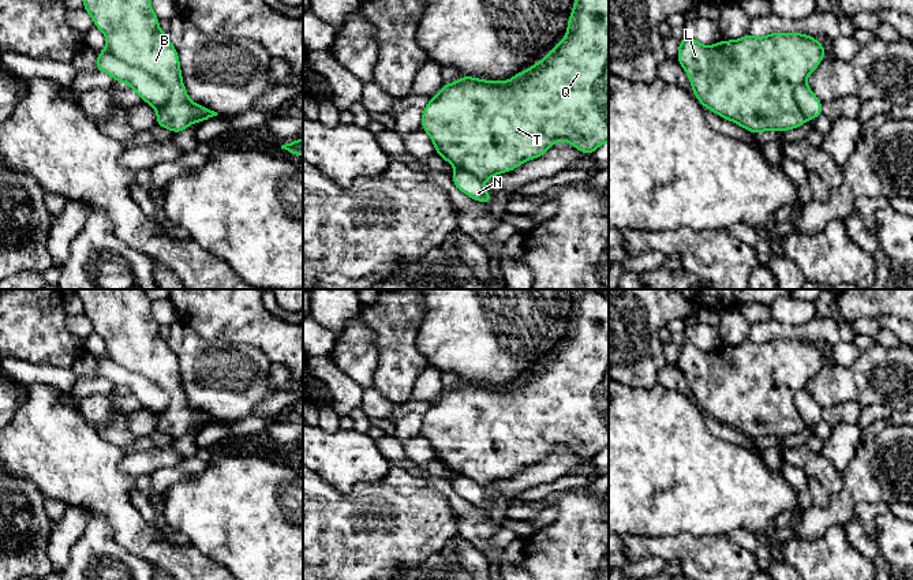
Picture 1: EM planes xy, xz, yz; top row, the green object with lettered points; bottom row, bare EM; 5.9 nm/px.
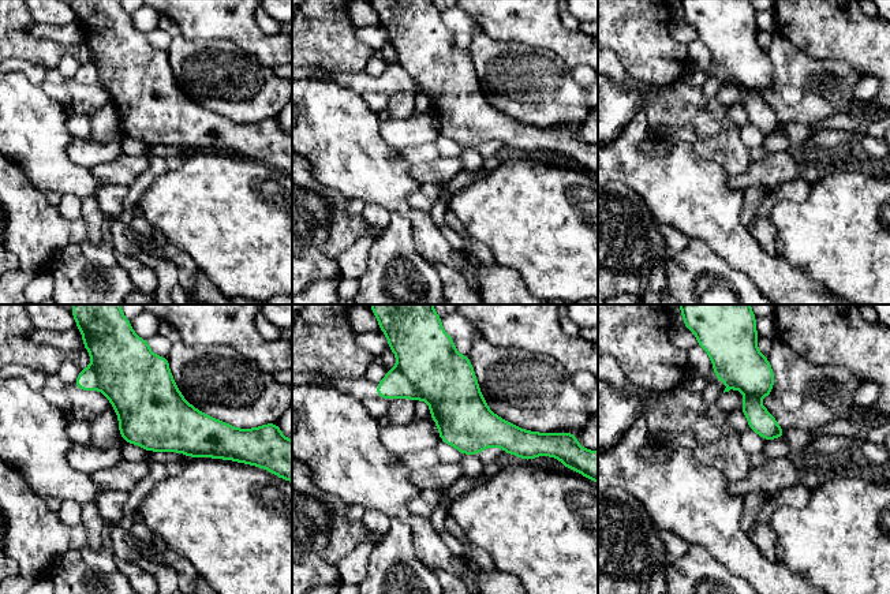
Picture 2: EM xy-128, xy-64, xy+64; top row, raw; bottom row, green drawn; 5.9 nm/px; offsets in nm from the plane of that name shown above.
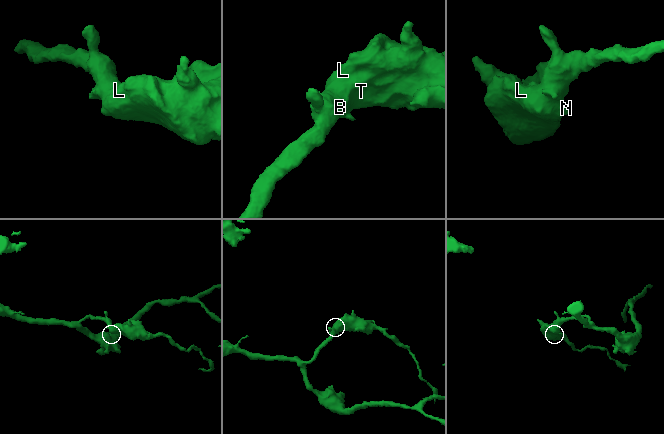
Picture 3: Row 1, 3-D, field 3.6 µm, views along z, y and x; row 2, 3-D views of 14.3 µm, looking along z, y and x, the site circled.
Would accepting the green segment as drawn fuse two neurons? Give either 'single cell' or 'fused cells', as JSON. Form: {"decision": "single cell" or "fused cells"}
{"decision": "fused cells"}

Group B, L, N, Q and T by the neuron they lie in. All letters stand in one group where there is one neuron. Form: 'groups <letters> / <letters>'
groups B L Q T / N

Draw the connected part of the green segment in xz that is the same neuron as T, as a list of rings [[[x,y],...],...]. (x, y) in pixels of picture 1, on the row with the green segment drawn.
[[[576,0],[569,16],[565,38],[545,59],[531,68],[519,72],[512,79],[493,82],[463,75],[456,83],[445,83],[442,90],[433,96],[429,105],[423,108],[422,128],[430,135],[437,154],[456,169],[467,171],[482,182],[495,175],[513,171],[527,160],[542,157],[557,141],[566,141],[583,154],[594,153],[602,143],[609,142],[609,0]]]

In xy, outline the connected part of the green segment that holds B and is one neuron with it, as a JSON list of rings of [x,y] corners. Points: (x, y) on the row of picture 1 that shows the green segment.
[[[83,0],[83,8],[105,34],[112,56],[153,75],[168,89],[168,101],[157,109],[157,126],[176,134],[218,115],[187,97],[179,55],[160,30],[150,0]]]

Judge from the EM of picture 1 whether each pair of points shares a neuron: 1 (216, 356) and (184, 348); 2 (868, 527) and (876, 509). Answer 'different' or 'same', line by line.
1: same
2: same

